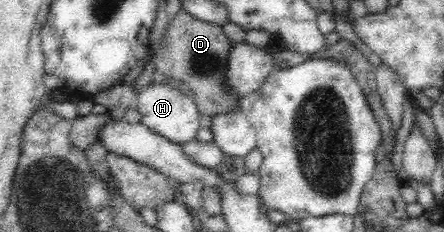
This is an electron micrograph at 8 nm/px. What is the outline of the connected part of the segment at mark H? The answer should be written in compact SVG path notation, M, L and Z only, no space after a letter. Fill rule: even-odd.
M167 80L159 84L151 84L143 91L139 91L137 95L136 107L141 114L141 123L150 127L155 133L162 135L178 144L196 139L199 127L199 117L196 103L191 97L187 97L185 93L181 93L179 89L171 87Z

